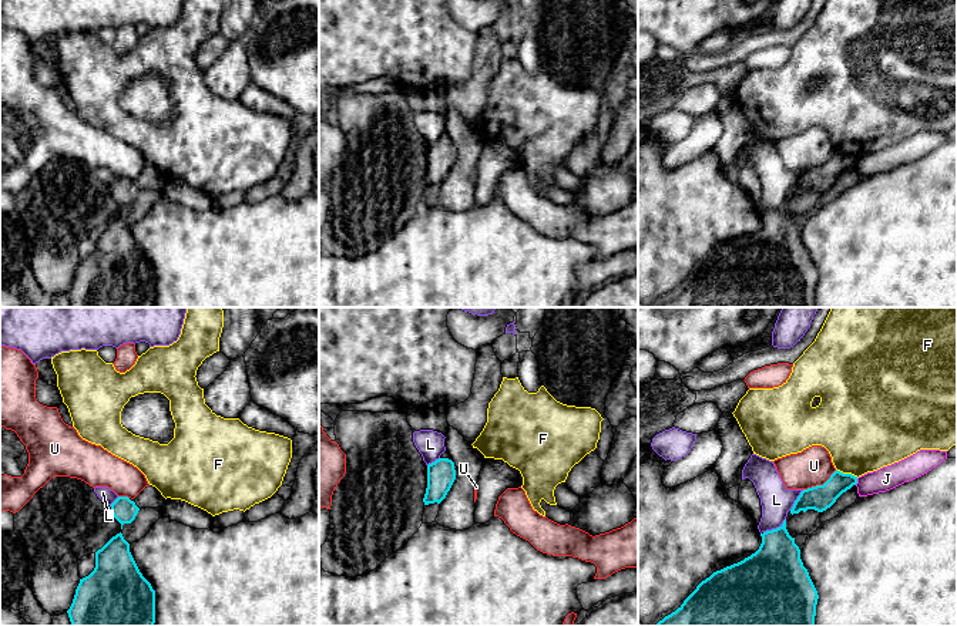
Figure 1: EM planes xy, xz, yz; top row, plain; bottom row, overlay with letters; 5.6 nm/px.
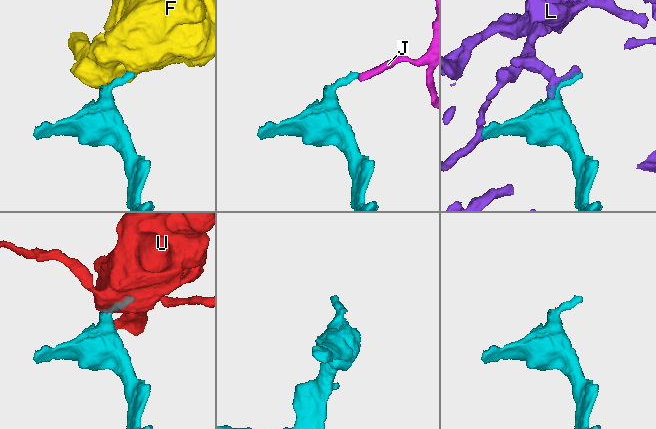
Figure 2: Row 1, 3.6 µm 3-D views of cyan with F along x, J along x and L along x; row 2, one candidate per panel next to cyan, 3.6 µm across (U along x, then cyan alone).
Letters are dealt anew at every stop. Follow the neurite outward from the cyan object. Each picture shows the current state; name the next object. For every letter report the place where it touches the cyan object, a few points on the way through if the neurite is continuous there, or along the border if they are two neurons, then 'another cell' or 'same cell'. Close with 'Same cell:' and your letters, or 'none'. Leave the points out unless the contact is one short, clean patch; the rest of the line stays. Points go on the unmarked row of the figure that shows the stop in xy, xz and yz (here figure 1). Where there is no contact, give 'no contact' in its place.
F: yz (848, 155) | along yz (836, 150), (858, 158) | another cell
J: yz (856, 162) | along yz (858, 160), (855, 165) | another cell
L: yz (776, 209) | another cell
U: yz (819, 167) | along yz (836, 151), (822, 165), (803, 171) | another cell
Same cell: none

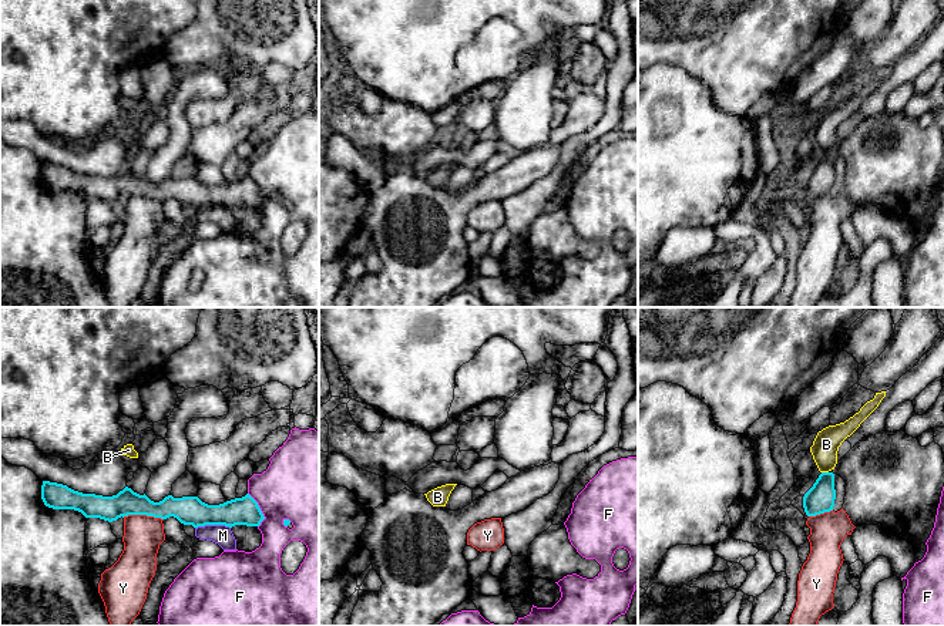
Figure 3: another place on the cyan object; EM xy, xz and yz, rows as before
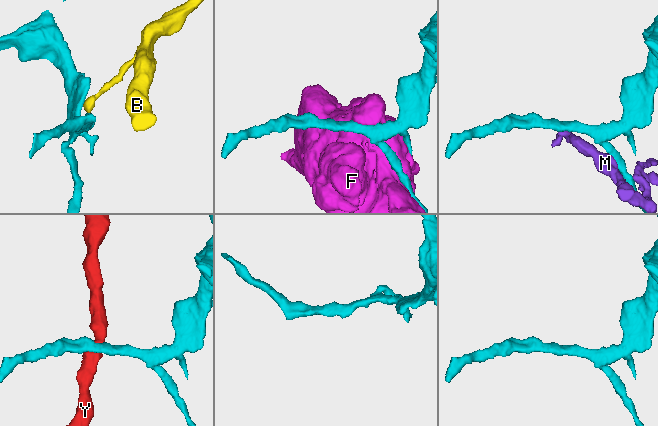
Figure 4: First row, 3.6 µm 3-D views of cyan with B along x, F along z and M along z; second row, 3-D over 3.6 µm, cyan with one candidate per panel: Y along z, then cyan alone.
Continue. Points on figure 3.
B: yz (825, 154) | along yz (822, 152), (827, 154) | another cell
F: xy (259, 191) | another cell
M: xy (212, 205) | another cell
Y: xy (143, 195) | along xy (123, 198), (153, 197), (163, 201) | another cell
Same cell: none

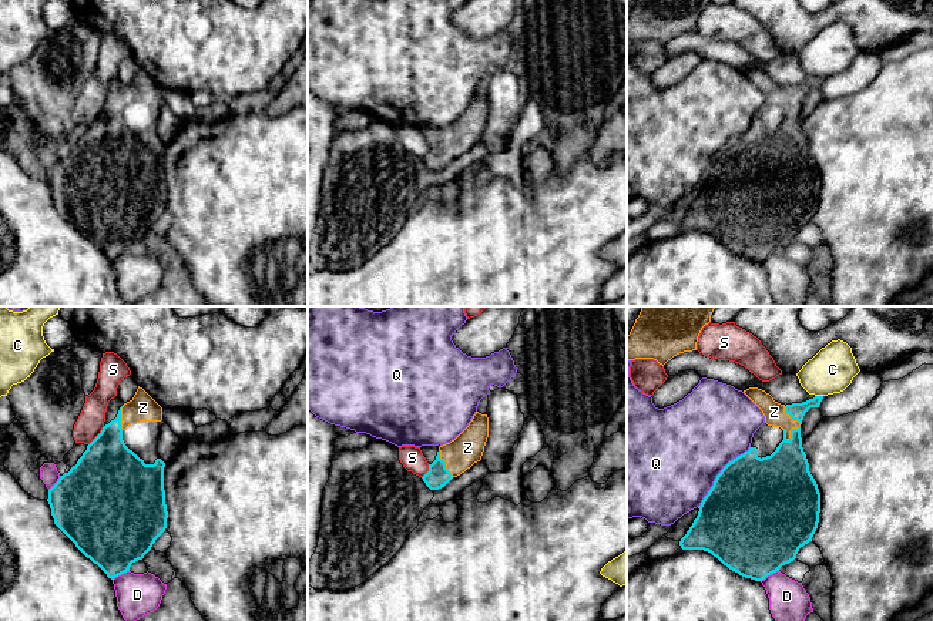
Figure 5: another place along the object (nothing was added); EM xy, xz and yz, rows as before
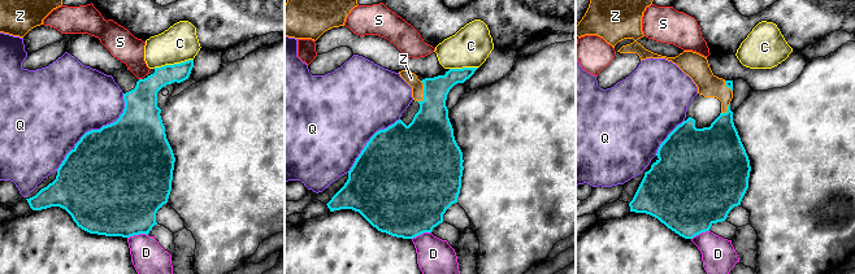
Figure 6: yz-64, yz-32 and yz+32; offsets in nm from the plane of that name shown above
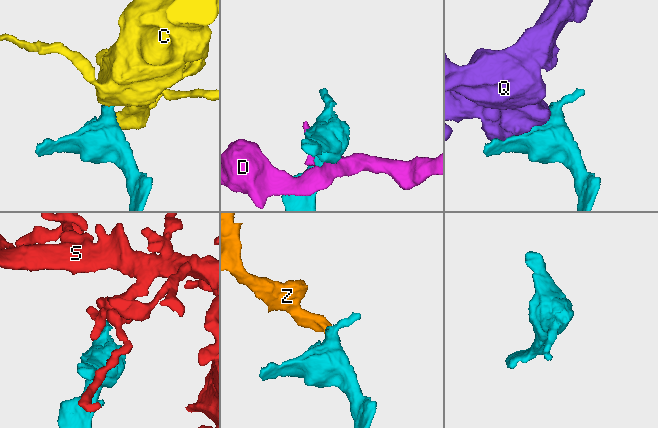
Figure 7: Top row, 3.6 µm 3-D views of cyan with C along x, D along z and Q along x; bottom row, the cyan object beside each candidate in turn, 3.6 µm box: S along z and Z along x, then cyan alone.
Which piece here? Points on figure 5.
C: yz (819, 77) | along yz (815, 76), (822, 77) | another cell
D: yz (769, 255) | another cell
Q: yz (718, 155) | another cell
S: xy (97, 117) | another cell
Z: yz (799, 103) | across yz (788, 145), (792, 113), (799, 103), (774, 93) | same cell
Same cell: Z

